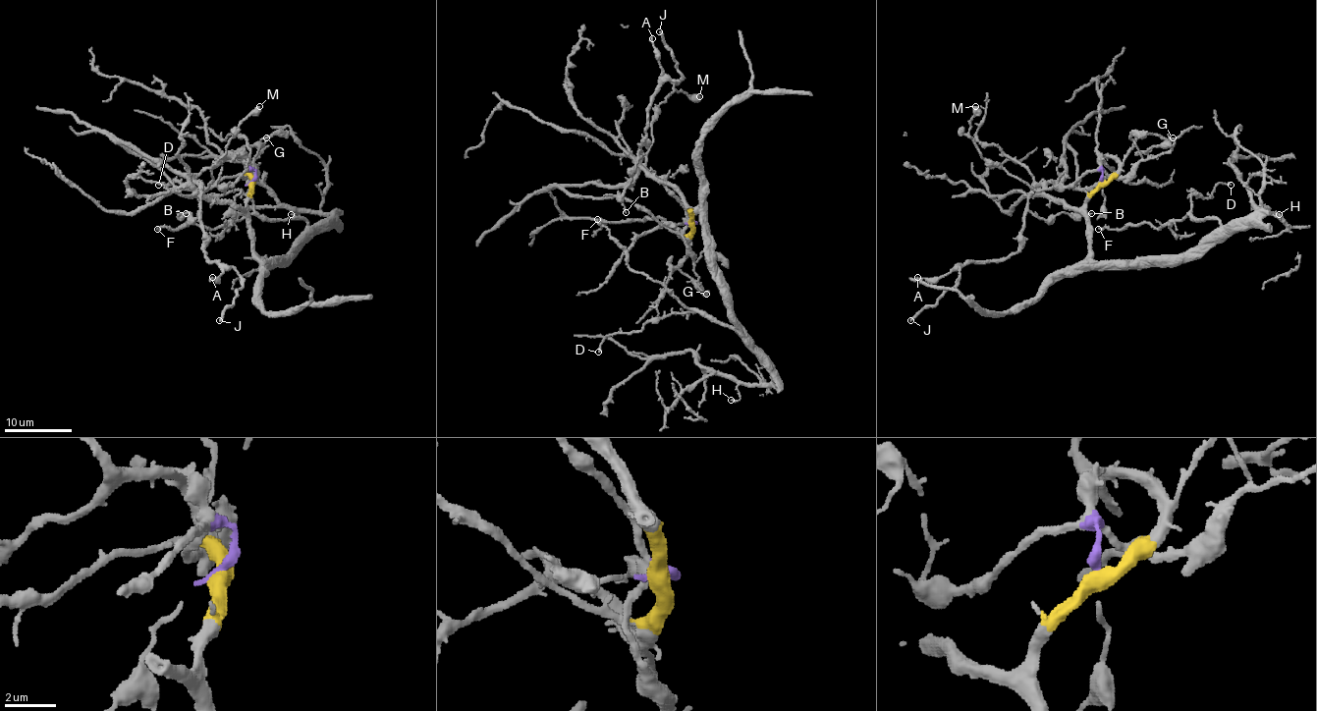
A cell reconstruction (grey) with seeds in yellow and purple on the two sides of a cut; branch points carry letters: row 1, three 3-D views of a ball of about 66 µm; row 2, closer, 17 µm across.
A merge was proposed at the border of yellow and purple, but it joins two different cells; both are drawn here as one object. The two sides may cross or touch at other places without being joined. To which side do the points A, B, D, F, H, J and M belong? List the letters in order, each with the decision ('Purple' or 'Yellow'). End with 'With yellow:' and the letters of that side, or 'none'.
A: Purple
B: Purple
D: Yellow
F: Yellow
H: Yellow
J: Purple
M: Purple
With yellow: D, F, H

